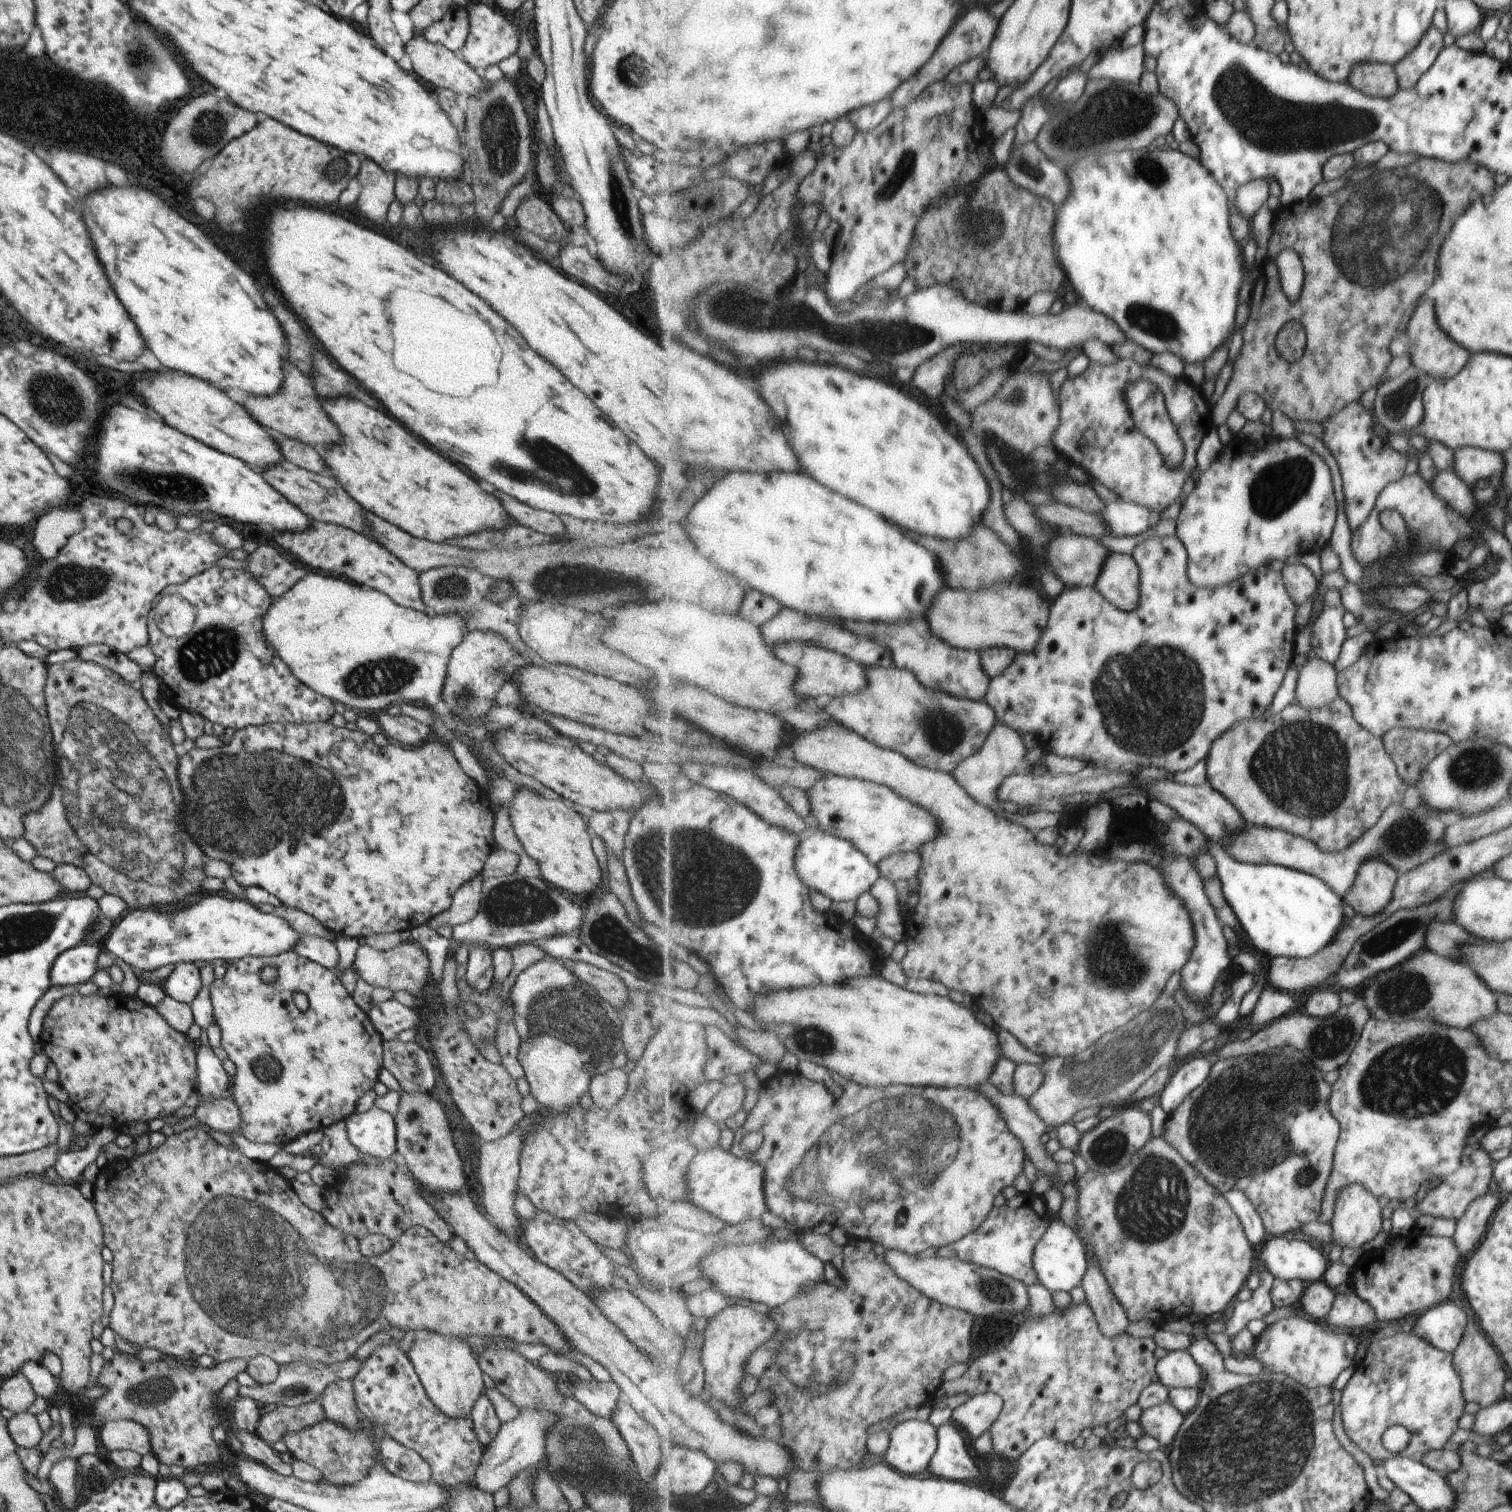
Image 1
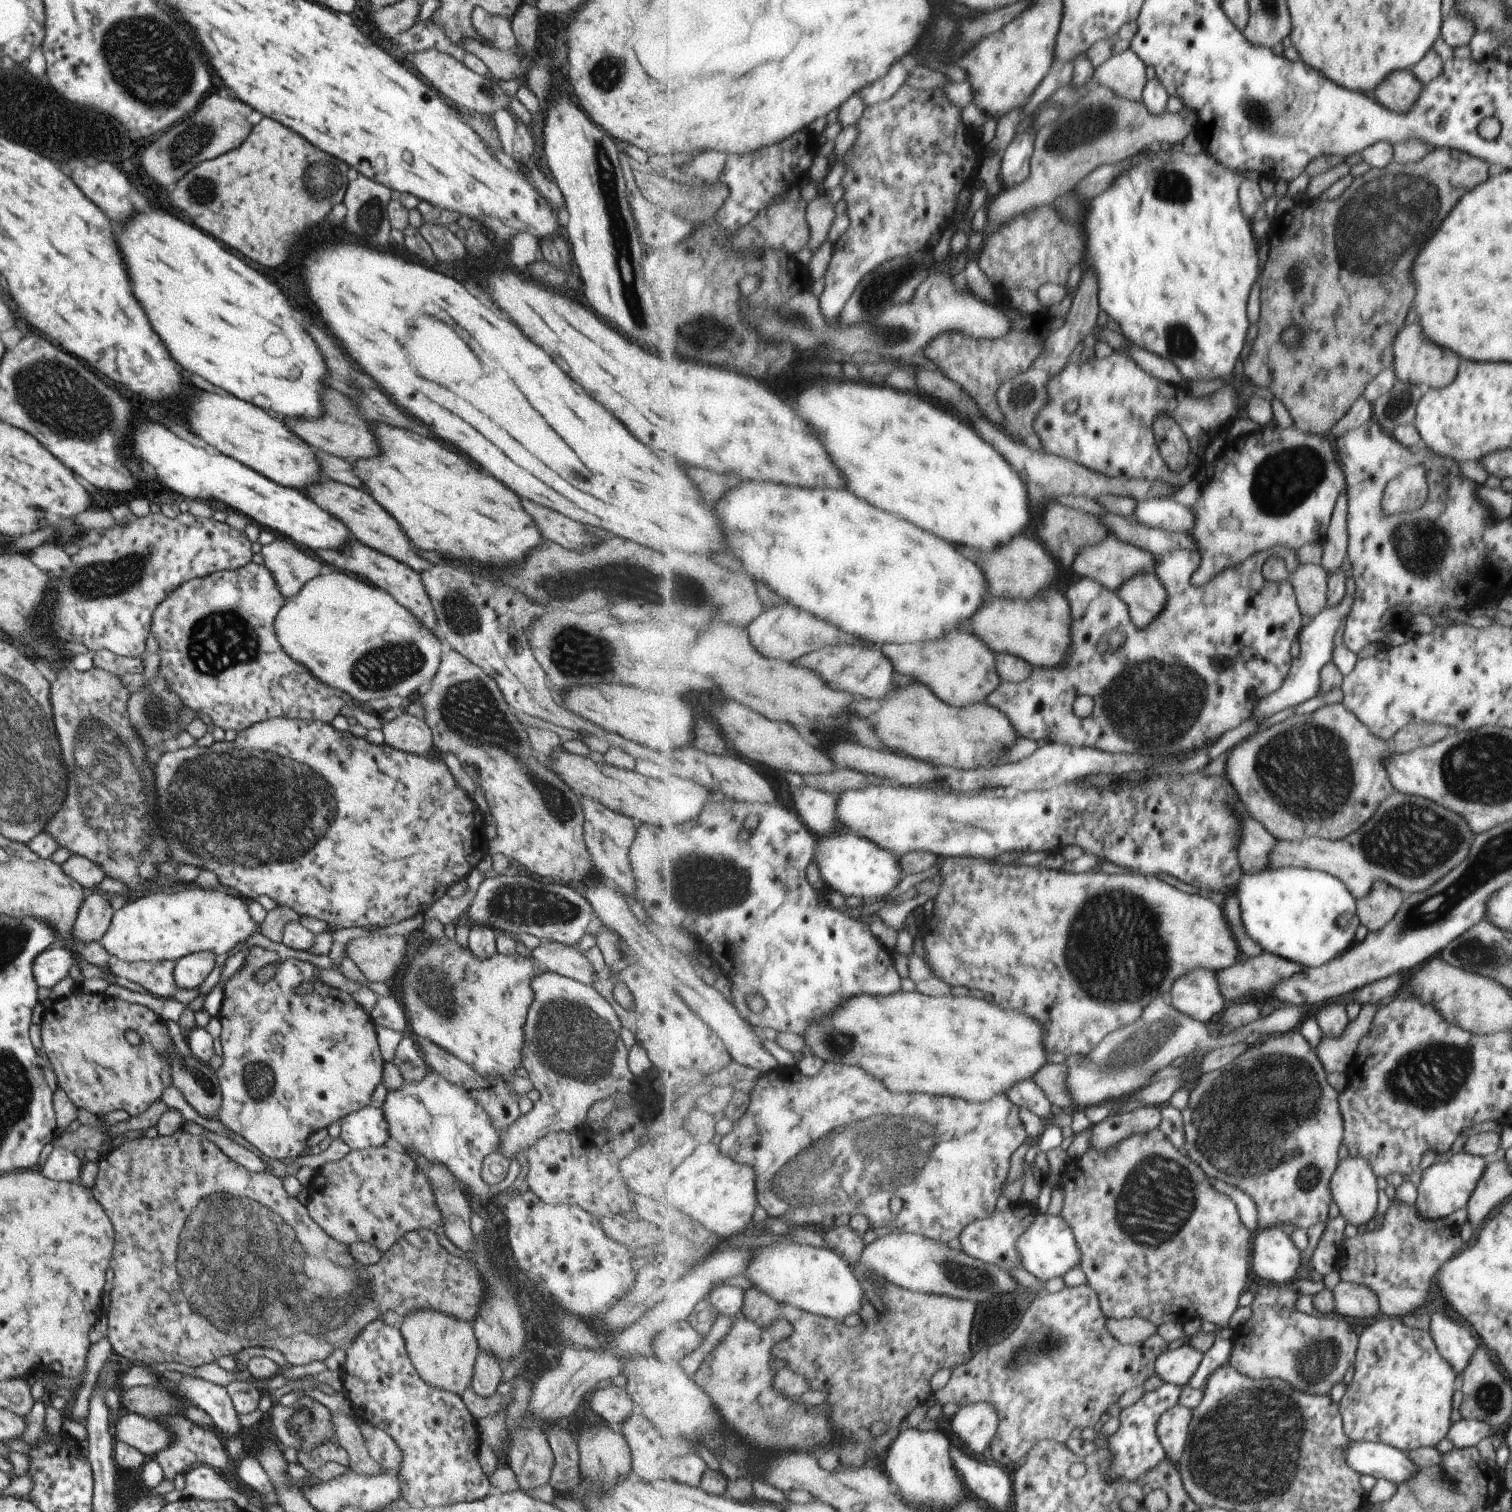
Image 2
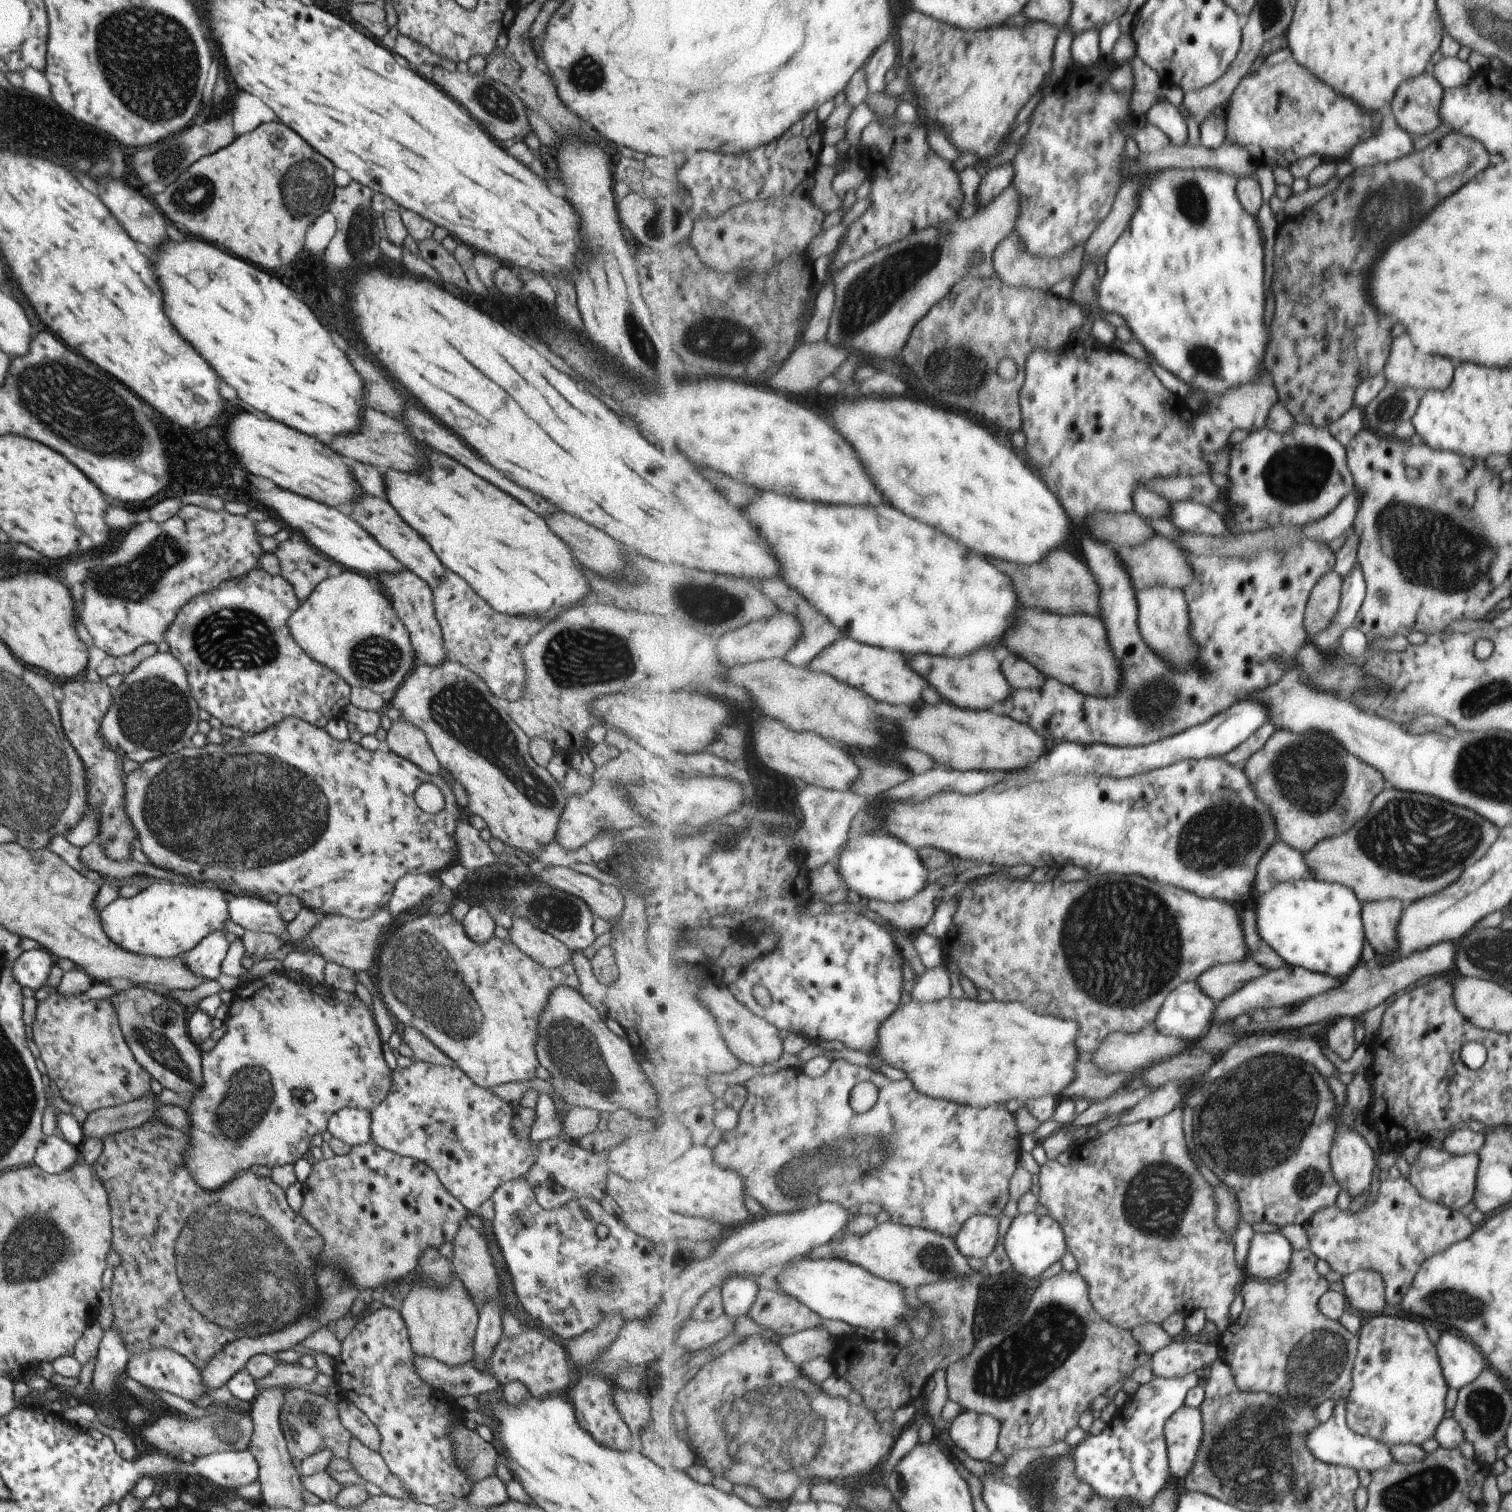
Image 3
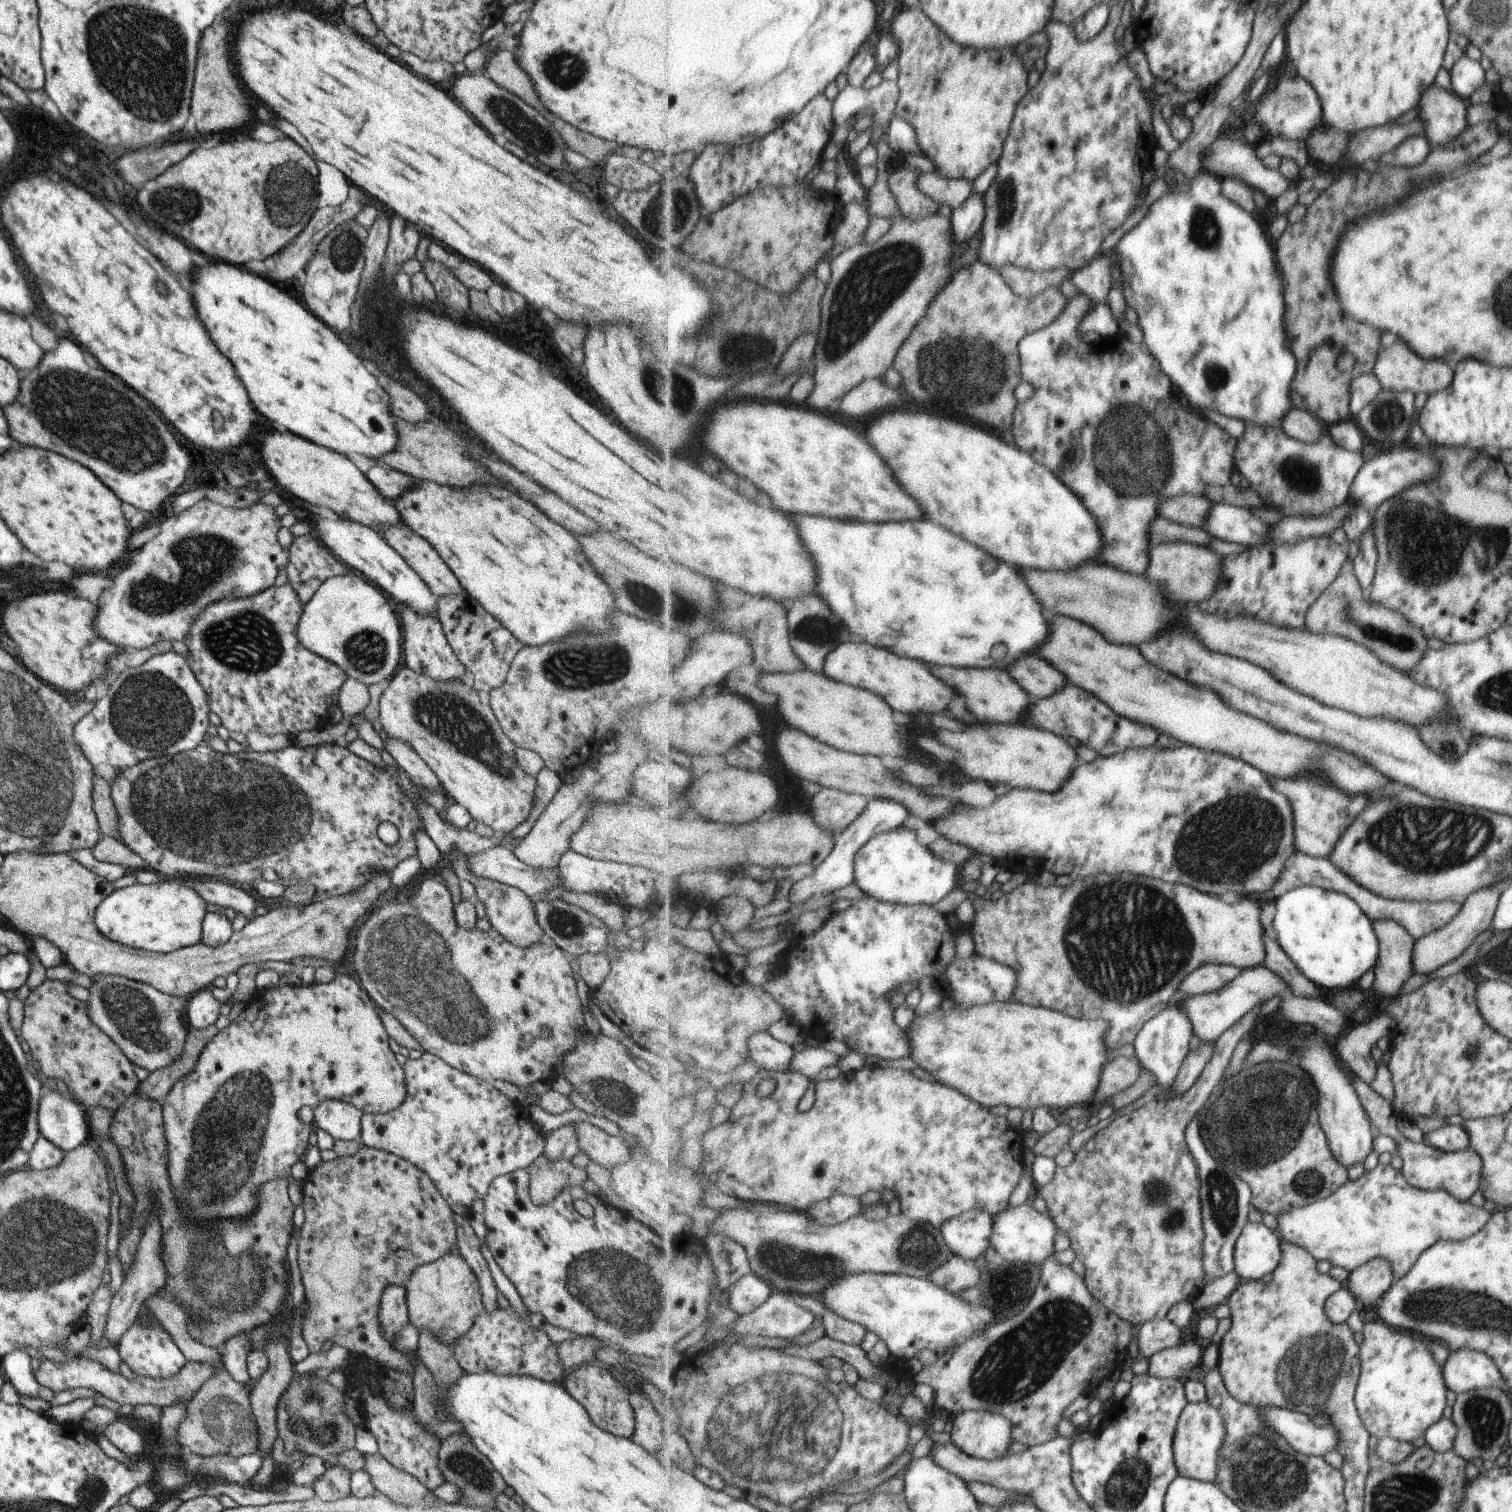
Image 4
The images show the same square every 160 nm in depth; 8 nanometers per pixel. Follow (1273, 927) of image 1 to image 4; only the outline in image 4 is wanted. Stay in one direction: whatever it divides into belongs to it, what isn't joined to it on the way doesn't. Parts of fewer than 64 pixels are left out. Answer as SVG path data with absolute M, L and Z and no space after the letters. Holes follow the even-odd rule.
M1306 885L1278 897L1274 928L1284 950L1310 980L1328 992L1358 987L1360 976L1380 960L1376 928L1360 904L1347 894Z

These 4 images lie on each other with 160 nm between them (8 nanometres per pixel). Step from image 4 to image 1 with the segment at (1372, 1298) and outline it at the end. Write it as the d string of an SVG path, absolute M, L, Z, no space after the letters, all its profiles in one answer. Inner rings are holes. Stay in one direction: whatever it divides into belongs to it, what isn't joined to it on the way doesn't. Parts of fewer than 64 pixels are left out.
M1340 1294L1326 1323L1332 1324L1332 1327L1339 1326L1340 1330L1349 1331L1373 1329L1377 1325L1372 1306L1356 1294Z

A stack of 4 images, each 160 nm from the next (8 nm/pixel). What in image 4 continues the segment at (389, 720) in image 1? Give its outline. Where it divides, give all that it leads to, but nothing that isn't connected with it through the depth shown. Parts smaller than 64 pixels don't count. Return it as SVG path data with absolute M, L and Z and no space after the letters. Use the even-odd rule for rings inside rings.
M388 738L385 740L385 749L394 758L398 766L404 769L414 784L429 791L442 789L440 779L408 743L400 739Z

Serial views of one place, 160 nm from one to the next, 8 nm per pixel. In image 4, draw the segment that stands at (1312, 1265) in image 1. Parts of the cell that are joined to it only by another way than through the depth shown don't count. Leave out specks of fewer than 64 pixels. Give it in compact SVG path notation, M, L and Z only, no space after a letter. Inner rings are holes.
M1252 1222L1237 1244L1237 1272L1242 1280L1269 1279L1283 1262L1284 1249L1280 1233L1266 1223Z

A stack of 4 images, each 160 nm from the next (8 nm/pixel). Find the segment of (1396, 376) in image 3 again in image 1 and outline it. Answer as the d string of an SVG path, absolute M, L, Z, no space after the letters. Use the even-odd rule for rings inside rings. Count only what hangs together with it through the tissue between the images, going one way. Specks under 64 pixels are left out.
M1426 299L1416 308L1416 314L1411 324L1408 324L1408 332L1405 333L1406 344L1408 344L1408 356L1411 361L1433 379L1450 380L1455 379L1458 372L1467 367L1468 350L1462 345L1456 344L1447 333L1444 333L1438 324L1435 314L1433 300Z

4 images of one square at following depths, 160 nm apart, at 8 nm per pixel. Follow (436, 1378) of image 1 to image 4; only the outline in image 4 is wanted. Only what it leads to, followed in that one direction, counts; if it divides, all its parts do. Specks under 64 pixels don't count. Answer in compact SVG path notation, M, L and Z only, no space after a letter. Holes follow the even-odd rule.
M446 1253L438 1260L415 1268L404 1287L409 1322L412 1323L414 1328L417 1328L419 1334L421 1331L431 1331L441 1343L448 1346L452 1346L452 1343L463 1337L473 1327L477 1316L485 1310L482 1293L479 1289L479 1280L462 1256L453 1256L451 1253Z

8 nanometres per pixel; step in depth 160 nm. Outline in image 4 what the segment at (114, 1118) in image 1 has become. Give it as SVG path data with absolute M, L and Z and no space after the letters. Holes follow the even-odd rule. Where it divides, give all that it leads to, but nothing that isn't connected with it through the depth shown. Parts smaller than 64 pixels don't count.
M46 979L40 986L31 989L28 998L23 1000L24 1019L17 1033L24 1038L30 1047L34 1060L40 1064L40 1070L47 1078L62 1080L84 1110L102 1107L115 1112L117 1108L135 1094L140 1081L134 1073L132 1062L122 1052L122 1049L104 1031L101 1031L89 1017L89 1004L76 1000L68 991L67 984Z

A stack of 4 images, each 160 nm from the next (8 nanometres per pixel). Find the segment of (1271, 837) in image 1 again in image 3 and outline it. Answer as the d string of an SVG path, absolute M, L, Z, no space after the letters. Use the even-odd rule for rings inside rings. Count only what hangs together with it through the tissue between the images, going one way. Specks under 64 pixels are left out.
M1387 785L1378 796L1376 804L1373 802L1367 814L1350 830L1324 840L1305 853L1305 856L1318 879L1347 885L1361 901L1371 903L1384 899L1398 899L1403 901L1404 908L1407 908L1410 903L1416 903L1448 888L1468 866L1490 850L1498 836L1500 829L1484 817L1480 818L1472 809L1422 793L1394 790L1394 787Z

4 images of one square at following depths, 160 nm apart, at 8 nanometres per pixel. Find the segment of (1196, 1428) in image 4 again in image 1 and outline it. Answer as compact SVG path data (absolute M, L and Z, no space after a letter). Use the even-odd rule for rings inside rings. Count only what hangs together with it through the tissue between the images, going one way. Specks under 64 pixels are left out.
M1165 1403L1145 1410L1141 1419L1141 1426L1145 1432L1160 1440L1164 1448L1170 1449L1179 1438L1179 1434L1186 1423L1187 1416L1176 1406Z

